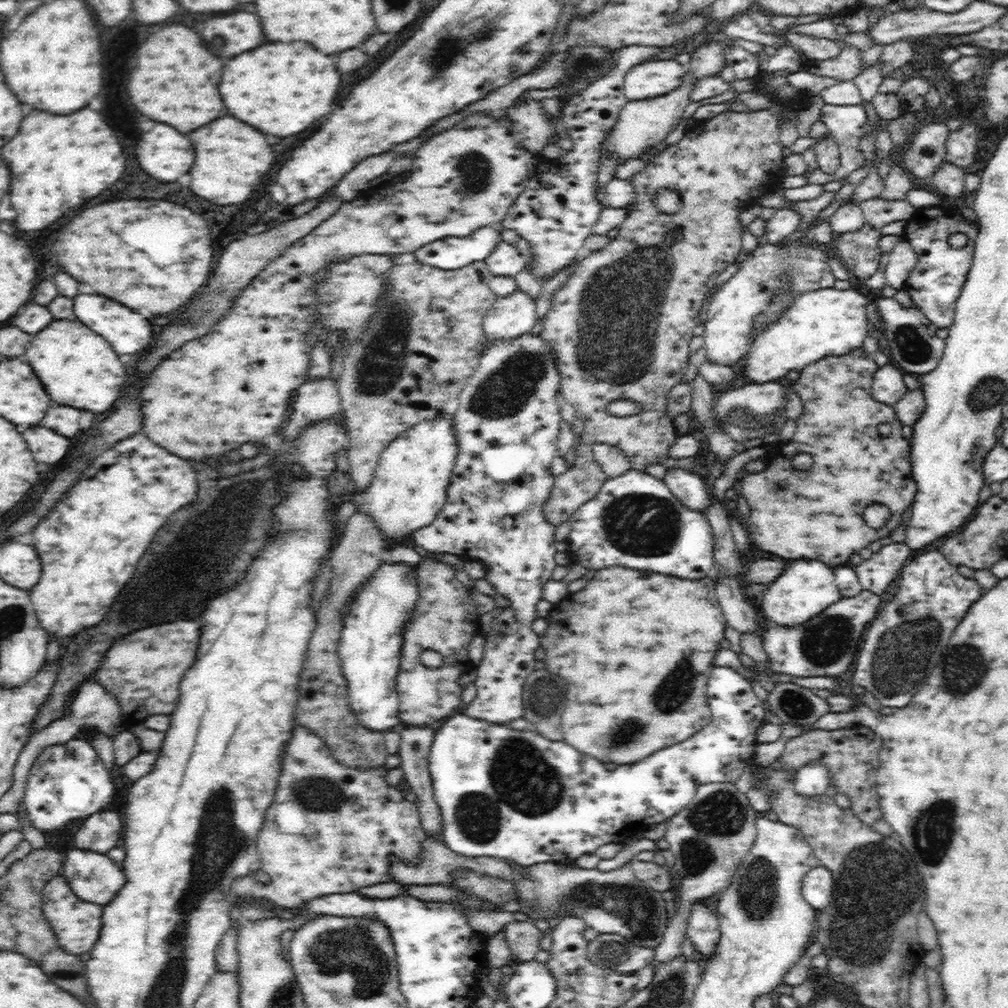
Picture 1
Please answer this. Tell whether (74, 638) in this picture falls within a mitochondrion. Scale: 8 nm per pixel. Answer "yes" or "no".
no

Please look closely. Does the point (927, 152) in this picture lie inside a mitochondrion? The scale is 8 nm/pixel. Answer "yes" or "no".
no

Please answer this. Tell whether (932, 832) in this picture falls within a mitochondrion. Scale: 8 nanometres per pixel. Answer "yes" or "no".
yes

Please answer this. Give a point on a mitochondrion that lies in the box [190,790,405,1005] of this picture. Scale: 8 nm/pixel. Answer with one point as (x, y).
(356, 950)

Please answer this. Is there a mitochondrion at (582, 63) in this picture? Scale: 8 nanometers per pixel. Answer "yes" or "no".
yes

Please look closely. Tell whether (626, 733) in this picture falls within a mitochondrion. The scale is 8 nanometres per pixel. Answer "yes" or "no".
yes

